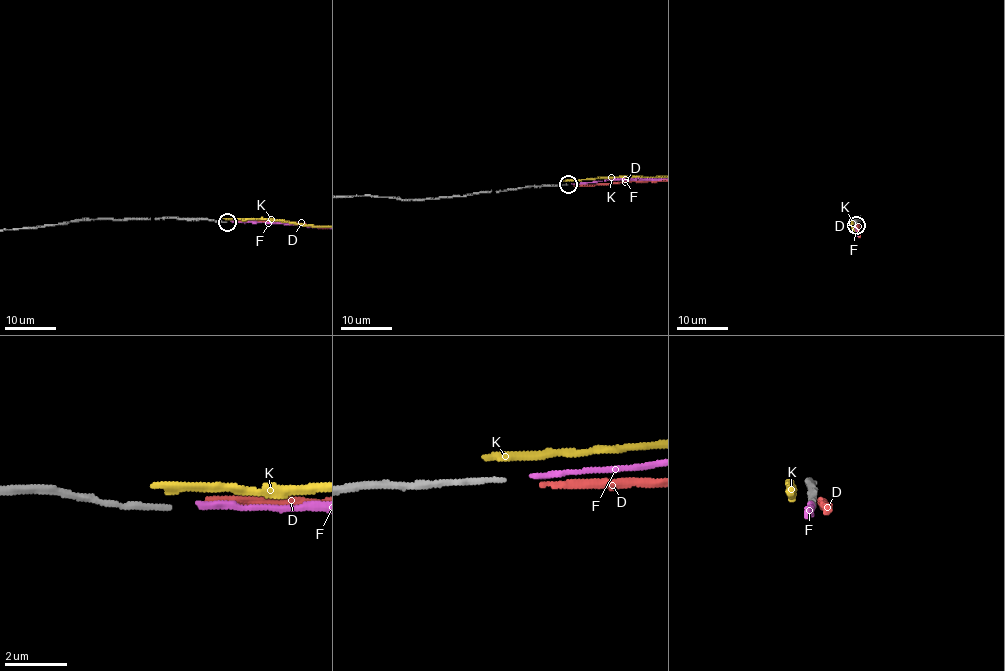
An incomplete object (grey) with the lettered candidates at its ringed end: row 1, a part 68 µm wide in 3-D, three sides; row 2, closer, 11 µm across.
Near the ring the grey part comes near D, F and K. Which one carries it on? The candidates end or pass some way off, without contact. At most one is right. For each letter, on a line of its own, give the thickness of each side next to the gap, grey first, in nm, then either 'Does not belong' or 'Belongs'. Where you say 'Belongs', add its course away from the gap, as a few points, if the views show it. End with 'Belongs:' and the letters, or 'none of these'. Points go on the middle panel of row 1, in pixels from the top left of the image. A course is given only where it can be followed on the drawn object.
D: Thickness 170 nm (grey) against 180 nm. Does not belong
F: Thickness 170 nm (grey) against 180 nm. Belongs
K: Thickness 170 nm (grey) against 320 nm. Does not belong
Belongs: F

